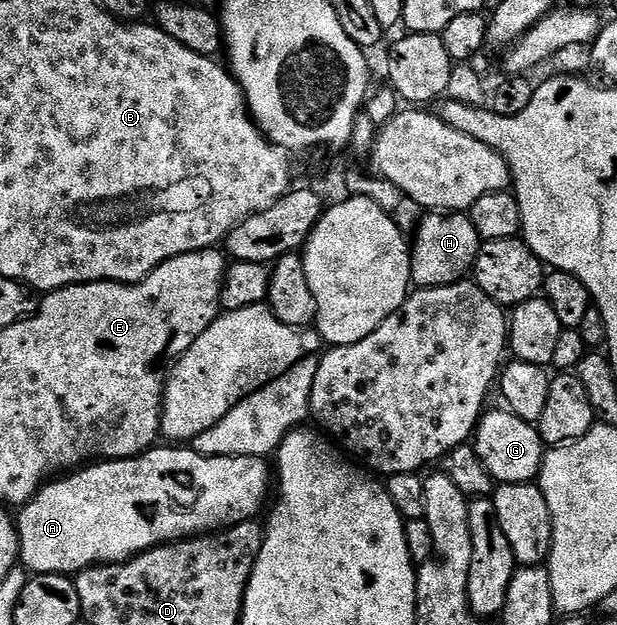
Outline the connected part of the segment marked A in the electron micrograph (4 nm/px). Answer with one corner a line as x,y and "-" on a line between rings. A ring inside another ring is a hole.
170,444
162,445
137,454
134,458
98,460
77,472
70,472
57,480
47,481
46,485
39,490
38,495
34,497
34,501
21,507
19,514
22,515
17,515
16,518
21,565
34,574
74,576
79,570
87,570
90,566
108,562
125,562
126,559
133,558
136,554
142,554
154,546
164,546
168,542
177,542
211,532
229,530
239,526
241,522
249,522
259,517
257,514
261,512
262,505
266,502
266,493
269,490
271,493
272,490
272,466
271,463
269,466
269,461
266,458
253,458
252,456
212,456
209,458
203,454
197,454
192,448
175,448

